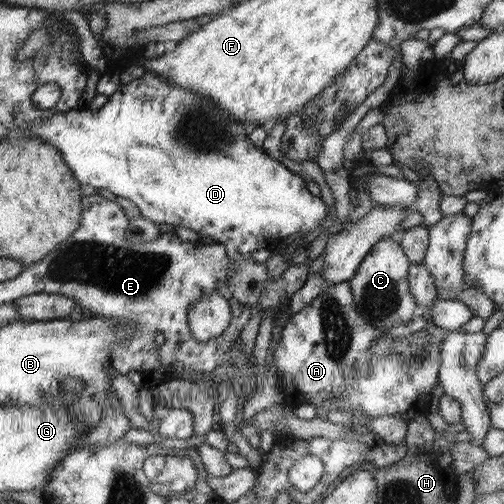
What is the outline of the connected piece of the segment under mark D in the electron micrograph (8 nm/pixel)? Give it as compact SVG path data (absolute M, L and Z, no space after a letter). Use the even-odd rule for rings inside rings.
M145 71L142 77L134 79L129 84L123 85L106 98L107 101L99 109L91 109L89 107L68 112L56 112L49 115L48 118L38 120L38 130L36 136L44 142L51 144L63 157L68 168L72 170L73 175L80 180L85 188L106 188L116 194L120 199L128 198L132 200L140 209L141 216L151 220L153 223L166 223L178 226L186 226L200 236L200 240L211 238L221 243L227 251L230 262L246 261L251 259L251 253L264 248L265 242L274 242L283 238L295 238L316 231L316 229L326 220L328 212L324 201L321 197L314 196L305 185L305 181L299 174L294 174L287 169L281 162L266 154L260 147L256 147L249 139L249 135L244 129L243 122L227 118L227 114L217 108L215 104L207 96L198 96L193 92L188 92L183 88L171 86L165 76L158 76L154 72Z

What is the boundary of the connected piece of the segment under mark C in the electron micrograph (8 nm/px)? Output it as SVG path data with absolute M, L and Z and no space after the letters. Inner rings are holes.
M382 238L370 248L370 252L366 254L364 261L360 262L358 270L349 281L356 310L360 316L381 331L385 332L396 323L407 323L422 316L410 292L408 275L410 266L411 262L400 247L398 239Z

